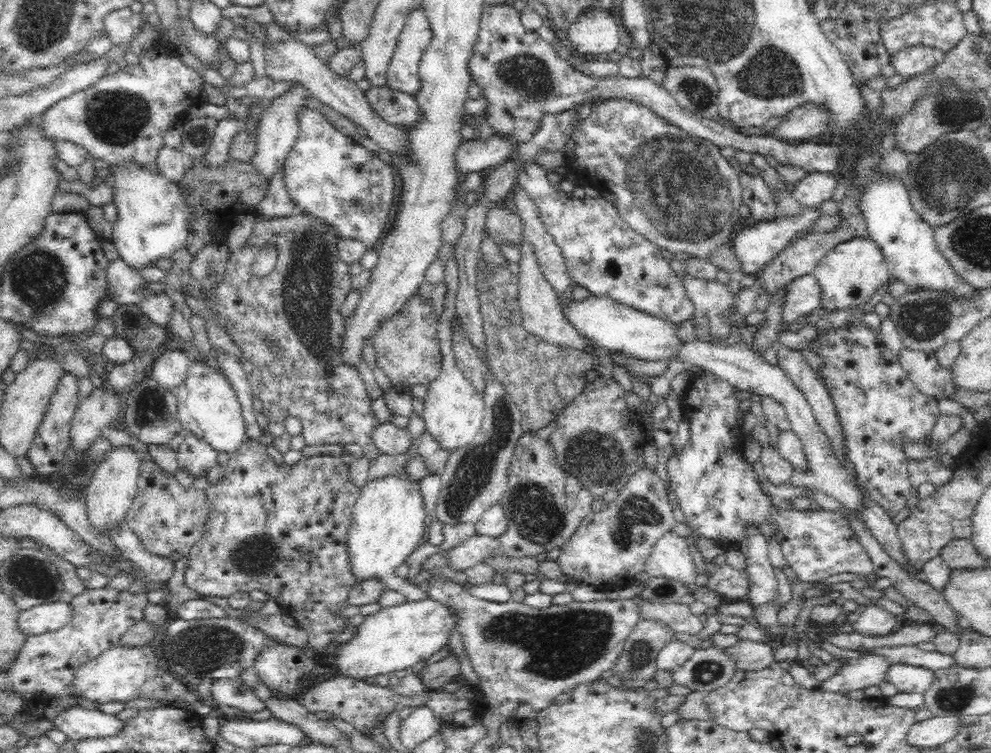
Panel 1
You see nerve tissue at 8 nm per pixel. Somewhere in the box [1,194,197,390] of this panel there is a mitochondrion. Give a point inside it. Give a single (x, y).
(39, 278)

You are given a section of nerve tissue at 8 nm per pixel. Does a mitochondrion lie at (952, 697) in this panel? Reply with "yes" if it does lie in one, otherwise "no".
yes

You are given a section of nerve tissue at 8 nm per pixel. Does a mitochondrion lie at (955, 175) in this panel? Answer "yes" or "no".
yes

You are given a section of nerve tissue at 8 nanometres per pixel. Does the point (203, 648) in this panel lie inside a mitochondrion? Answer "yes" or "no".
yes

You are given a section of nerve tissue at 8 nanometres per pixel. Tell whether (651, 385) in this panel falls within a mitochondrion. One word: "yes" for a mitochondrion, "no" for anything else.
no

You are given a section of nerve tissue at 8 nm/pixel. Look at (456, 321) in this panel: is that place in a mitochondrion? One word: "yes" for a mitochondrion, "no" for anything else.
no

